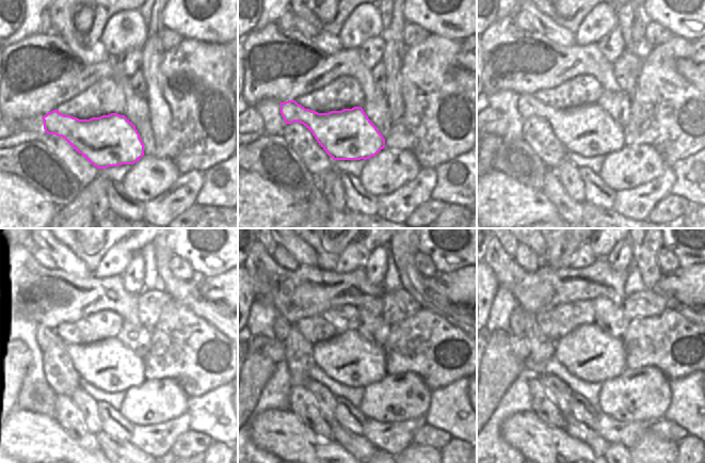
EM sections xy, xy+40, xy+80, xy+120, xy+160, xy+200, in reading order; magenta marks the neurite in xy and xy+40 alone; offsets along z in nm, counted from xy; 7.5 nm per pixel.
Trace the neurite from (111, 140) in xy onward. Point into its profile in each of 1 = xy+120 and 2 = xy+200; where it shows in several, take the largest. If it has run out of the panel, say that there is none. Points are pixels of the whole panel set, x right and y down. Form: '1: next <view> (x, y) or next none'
1: next xy+120 (109, 365)
2: next xy+200 (589, 353)

